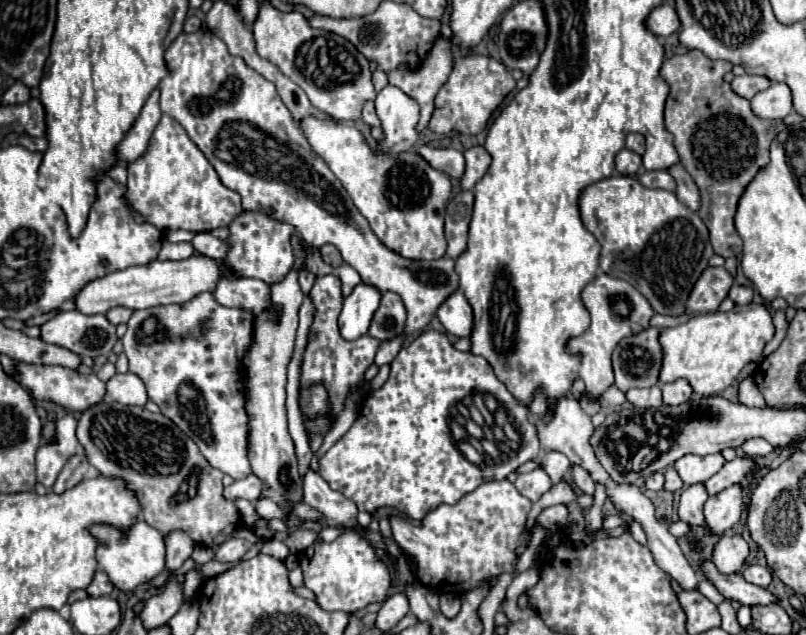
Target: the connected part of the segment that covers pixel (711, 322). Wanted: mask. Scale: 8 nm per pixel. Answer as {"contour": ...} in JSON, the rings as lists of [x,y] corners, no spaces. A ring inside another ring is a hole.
{"contour":[[[736,305],[728,313],[702,313],[682,325],[662,331],[664,349],[660,383],[688,379],[698,395],[716,395],[724,391],[748,363],[762,361],[764,345],[774,335],[772,313],[766,305]]]}

